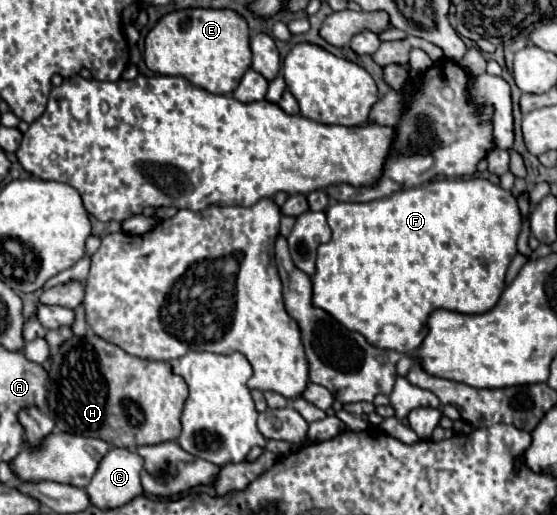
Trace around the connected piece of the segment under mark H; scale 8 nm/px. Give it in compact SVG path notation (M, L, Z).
M92 333L64 341L52 353L50 363L48 411L58 431L96 437L110 447L124 449L176 441L180 437L180 415L188 387L182 377L172 373L170 363L132 357Z

